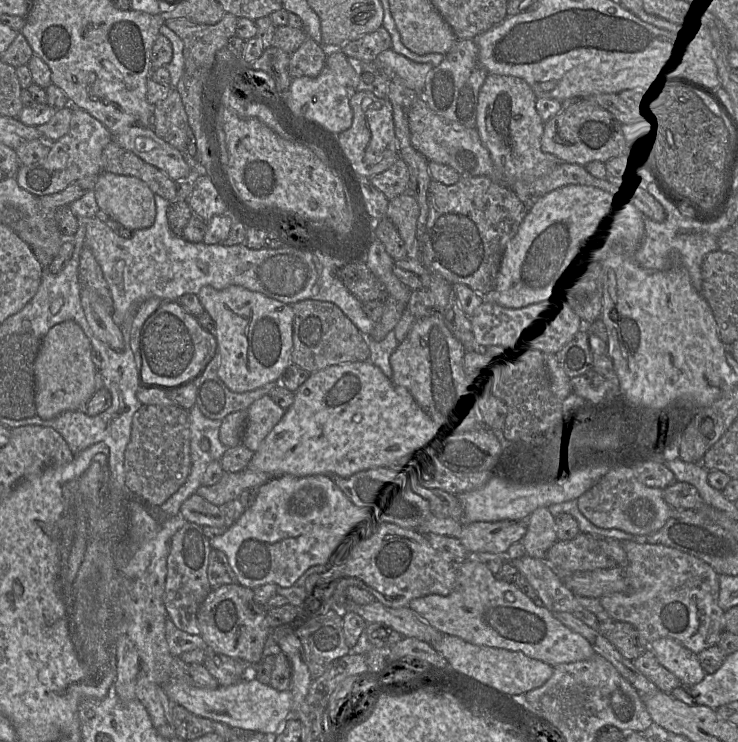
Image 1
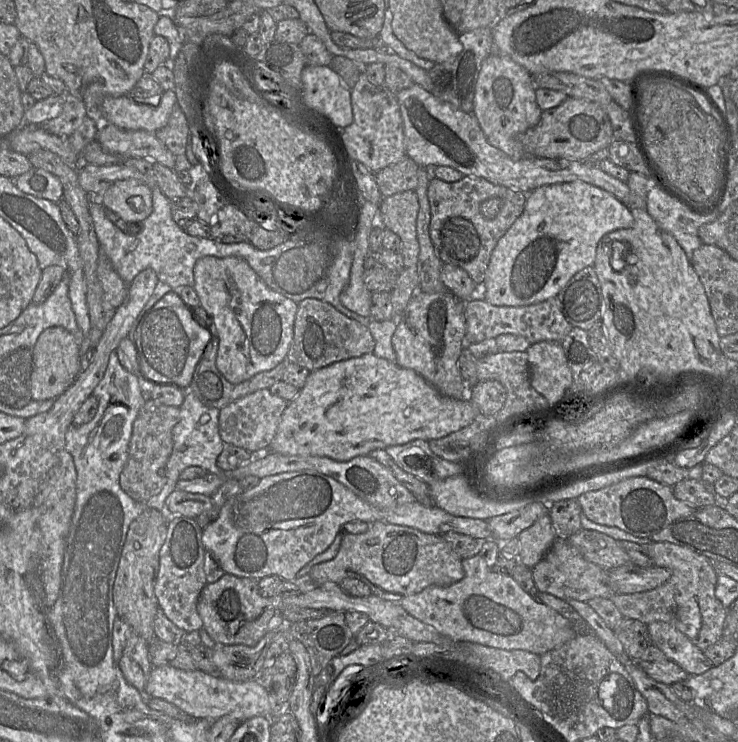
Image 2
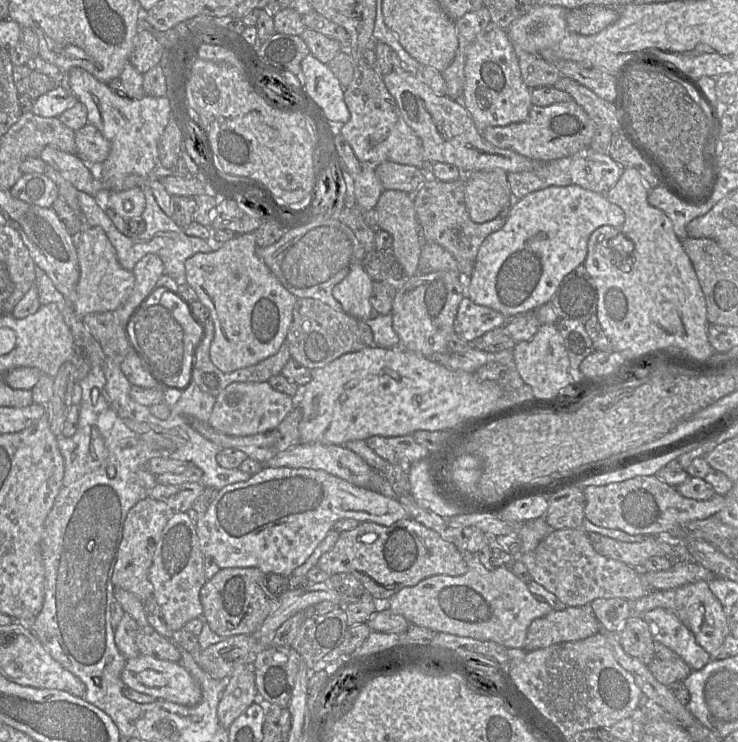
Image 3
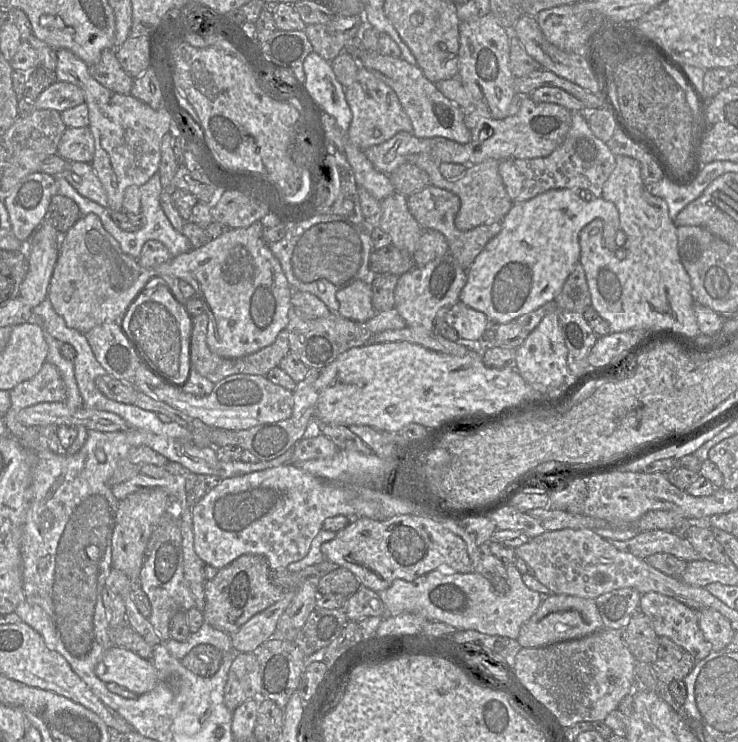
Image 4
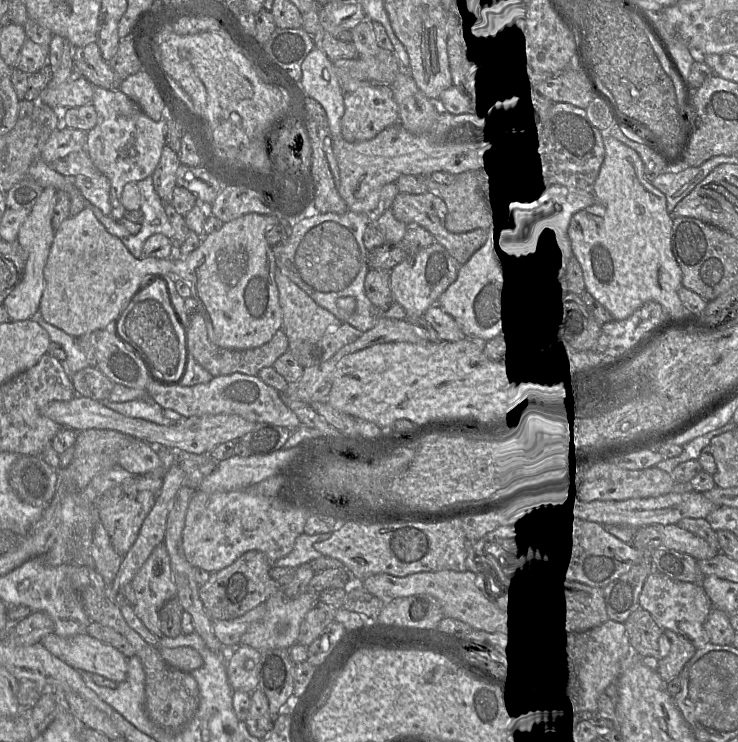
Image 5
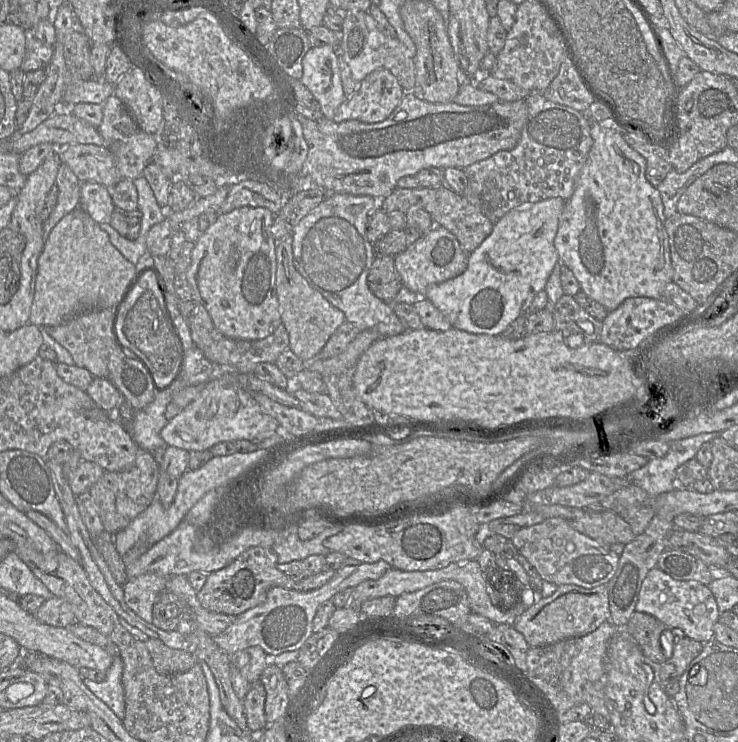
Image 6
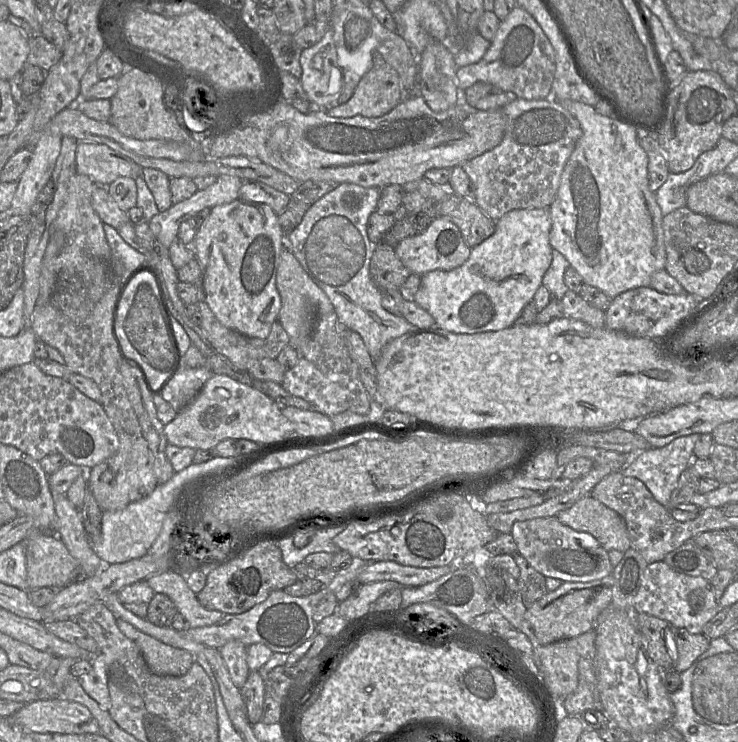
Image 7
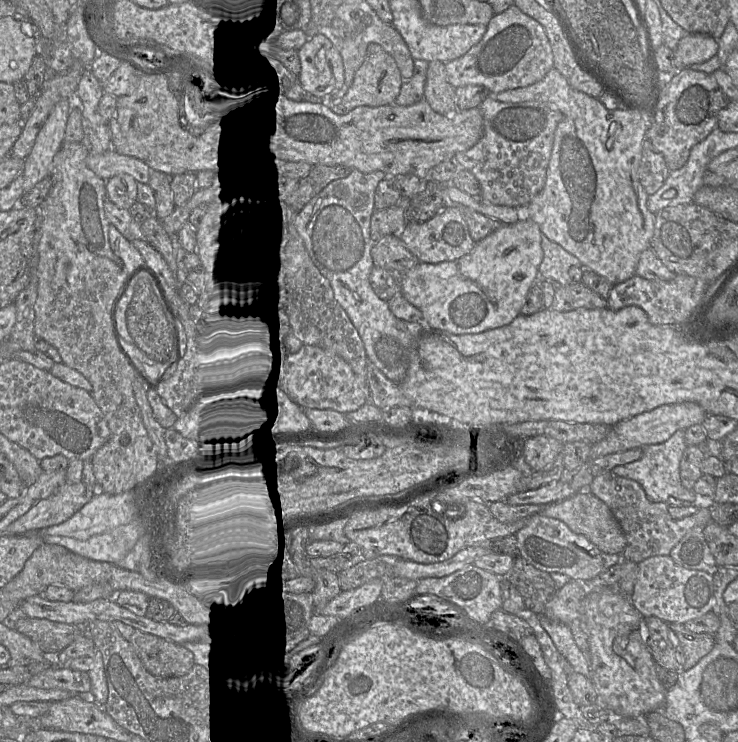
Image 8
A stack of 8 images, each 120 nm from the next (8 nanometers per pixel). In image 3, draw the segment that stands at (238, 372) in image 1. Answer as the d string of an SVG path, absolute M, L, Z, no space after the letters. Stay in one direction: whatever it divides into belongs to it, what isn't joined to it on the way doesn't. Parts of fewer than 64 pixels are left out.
M254 232L237 235L222 246L208 253L196 253L185 261L185 283L190 285L210 314L214 336L210 345L210 359L224 373L255 365L276 354L286 340L293 319L297 298L274 276L256 254Z

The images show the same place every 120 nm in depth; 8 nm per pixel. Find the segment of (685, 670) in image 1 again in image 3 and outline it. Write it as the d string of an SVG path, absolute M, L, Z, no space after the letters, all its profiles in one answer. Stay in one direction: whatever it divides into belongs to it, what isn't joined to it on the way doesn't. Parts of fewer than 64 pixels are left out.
M655 608L642 615L653 640L678 654L692 670L702 669L711 656L696 642L693 633L664 608Z

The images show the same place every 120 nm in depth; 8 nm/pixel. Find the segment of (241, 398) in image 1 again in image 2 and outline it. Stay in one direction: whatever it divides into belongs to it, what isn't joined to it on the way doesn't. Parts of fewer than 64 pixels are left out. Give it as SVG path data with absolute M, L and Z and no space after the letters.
M213 325L209 326L209 332L212 336L211 340L207 344L203 355L194 370L189 390L186 391L193 392L196 397L201 401L201 403L203 403L205 406L217 408L220 410L231 402L247 394L250 394L260 389L269 389L273 384L282 380L285 368L290 363L287 358L280 362L275 368L268 371L259 372L250 379L245 380L239 384L232 384L228 382L216 367L215 360L218 348L218 336Z

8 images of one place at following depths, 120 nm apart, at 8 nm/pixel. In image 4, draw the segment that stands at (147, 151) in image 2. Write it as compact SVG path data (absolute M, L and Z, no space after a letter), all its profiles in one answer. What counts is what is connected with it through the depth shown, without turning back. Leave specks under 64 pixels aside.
M67 127L59 142L57 155L67 161L91 164L94 158L94 152L94 138L89 127Z

